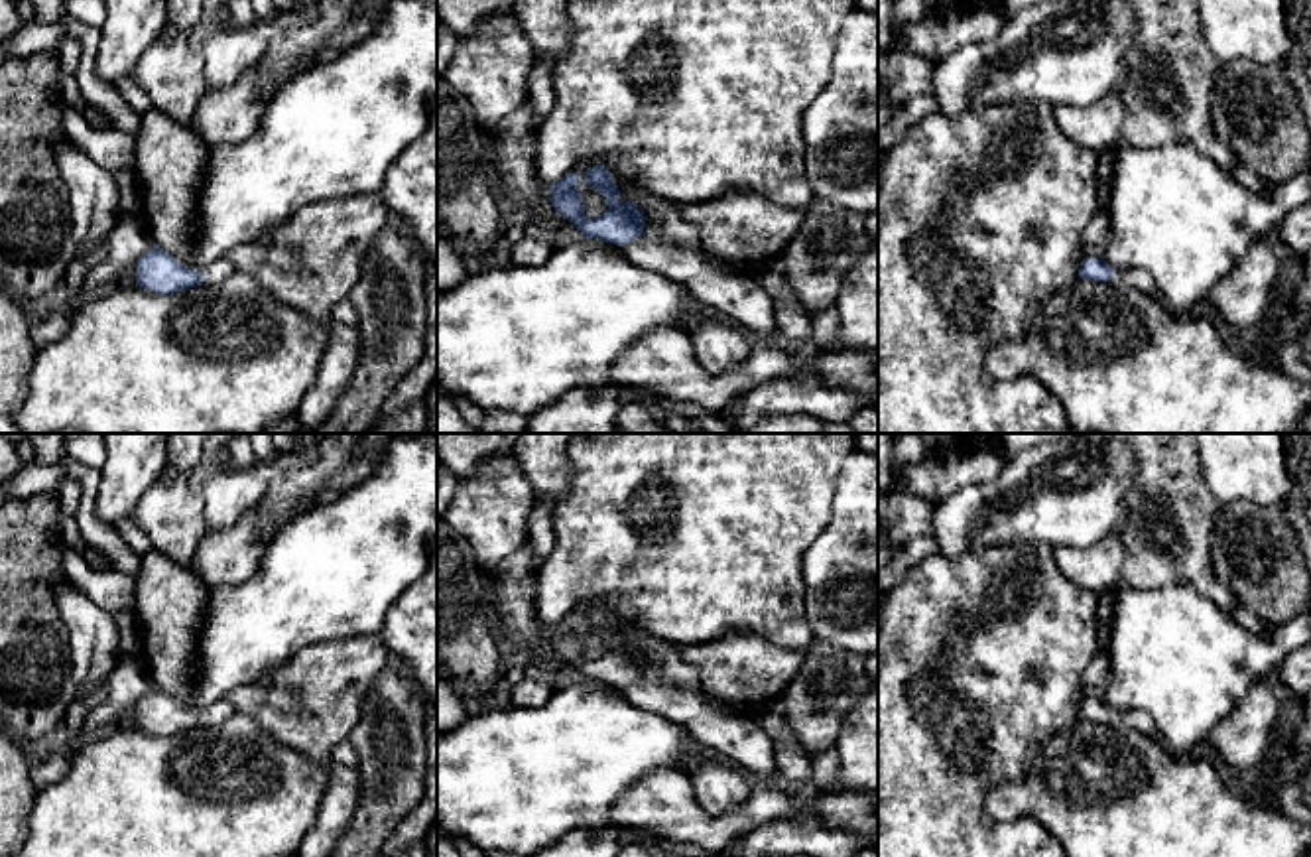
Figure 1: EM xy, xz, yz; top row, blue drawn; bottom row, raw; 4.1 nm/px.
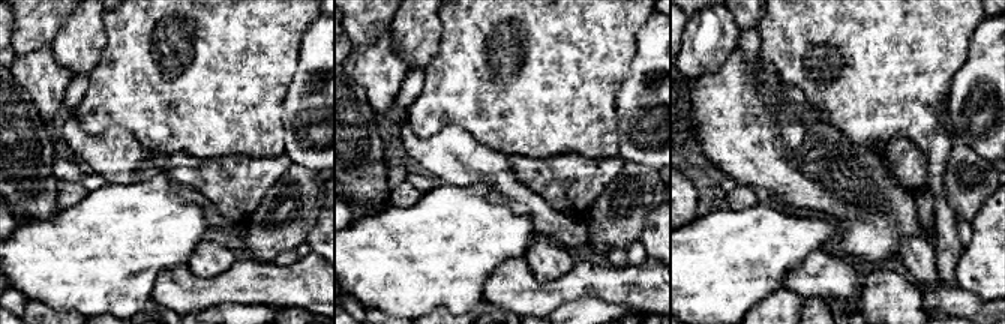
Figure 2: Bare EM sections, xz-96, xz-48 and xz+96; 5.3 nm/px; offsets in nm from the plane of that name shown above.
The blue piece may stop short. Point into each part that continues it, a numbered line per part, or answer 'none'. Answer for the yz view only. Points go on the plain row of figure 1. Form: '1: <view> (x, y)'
1: yz (1138, 720)

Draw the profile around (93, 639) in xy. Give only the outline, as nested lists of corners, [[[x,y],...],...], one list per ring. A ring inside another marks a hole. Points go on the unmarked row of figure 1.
[[[69,579],[55,587],[59,615],[67,626],[67,644],[77,695],[108,686],[120,662],[118,626],[112,615],[94,605]]]

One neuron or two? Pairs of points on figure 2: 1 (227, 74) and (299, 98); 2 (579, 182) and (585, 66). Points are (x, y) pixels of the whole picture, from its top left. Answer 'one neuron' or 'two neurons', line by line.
1: two neurons
2: two neurons

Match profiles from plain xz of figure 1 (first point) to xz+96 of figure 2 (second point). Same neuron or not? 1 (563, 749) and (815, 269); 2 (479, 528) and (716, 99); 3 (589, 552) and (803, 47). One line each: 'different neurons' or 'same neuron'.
1: different neurons
2: different neurons
3: same neuron

